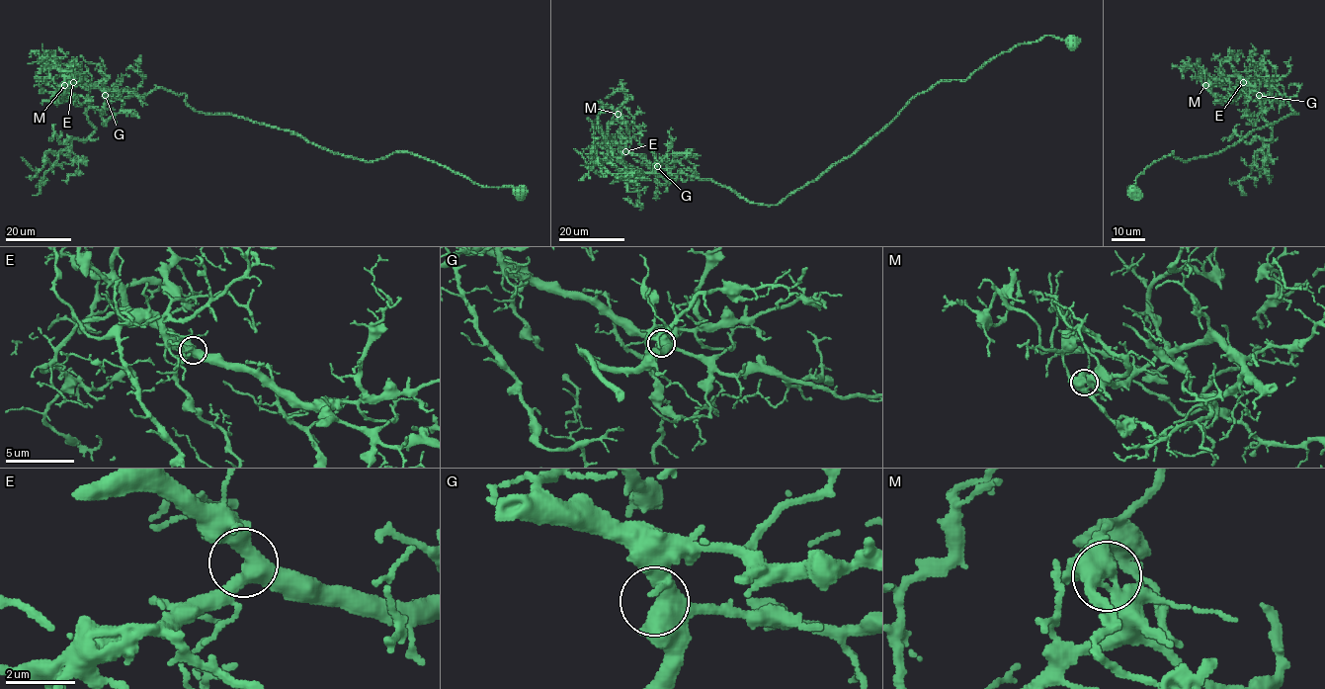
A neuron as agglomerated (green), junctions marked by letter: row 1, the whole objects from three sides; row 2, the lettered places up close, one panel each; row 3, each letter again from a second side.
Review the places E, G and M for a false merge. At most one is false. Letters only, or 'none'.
none

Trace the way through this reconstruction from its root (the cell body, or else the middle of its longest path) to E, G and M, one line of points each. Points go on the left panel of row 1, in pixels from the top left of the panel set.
E: (517, 193), (410, 152), (345, 157), (295, 132), (197, 112), (184, 94), (162, 88), (116, 98), (73, 82)
G: (517, 193), (410, 152), (345, 157), (295, 132), (197, 112), (184, 94), (162, 88), (105, 95)
M: (517, 193), (410, 152), (345, 157), (295, 132), (197, 112), (162, 88), (116, 98), (54, 79), (65, 85)

